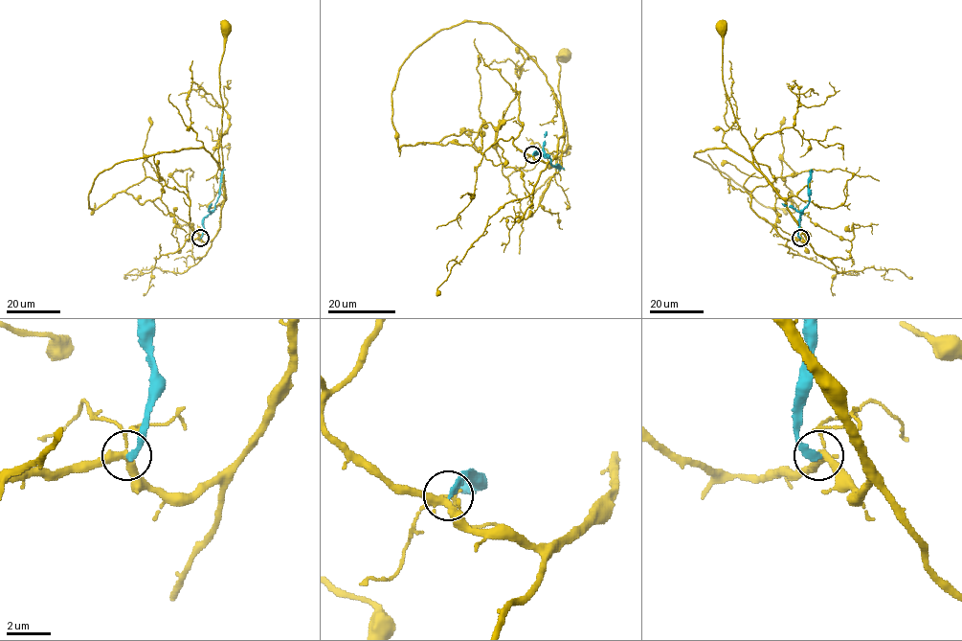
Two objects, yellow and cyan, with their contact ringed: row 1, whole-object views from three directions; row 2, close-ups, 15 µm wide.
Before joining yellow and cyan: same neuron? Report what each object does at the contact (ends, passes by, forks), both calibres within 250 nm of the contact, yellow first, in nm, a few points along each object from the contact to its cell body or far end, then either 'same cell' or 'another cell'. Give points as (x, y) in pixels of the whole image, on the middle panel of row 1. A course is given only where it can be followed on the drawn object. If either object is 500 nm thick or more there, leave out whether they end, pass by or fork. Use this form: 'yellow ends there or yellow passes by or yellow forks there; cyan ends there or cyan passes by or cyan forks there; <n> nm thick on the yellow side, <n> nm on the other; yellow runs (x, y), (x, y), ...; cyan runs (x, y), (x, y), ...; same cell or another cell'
yellow forks there; cyan ends there; 280 nm thick on the yellow side, 240 nm on the other; yellow runs (532, 155), (549, 162), (557, 154), (558, 140), (563, 135), (560, 66), (556, 57), (565, 55); cyan runs (532, 155), (534, 151), (547, 155), (550, 163), (564, 170); another cell

